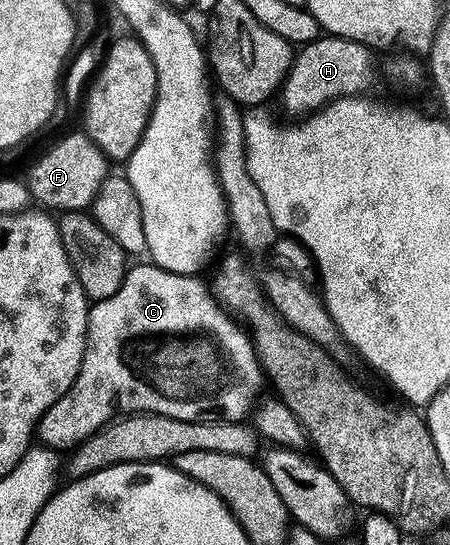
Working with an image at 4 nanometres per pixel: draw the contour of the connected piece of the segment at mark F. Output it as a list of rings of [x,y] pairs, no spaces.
[[[78,131],[61,137],[48,152],[41,153],[25,175],[30,199],[34,203],[36,200],[40,209],[55,214],[90,209],[95,195],[99,193],[99,187],[109,175],[109,161],[103,151],[91,141],[86,131]]]

